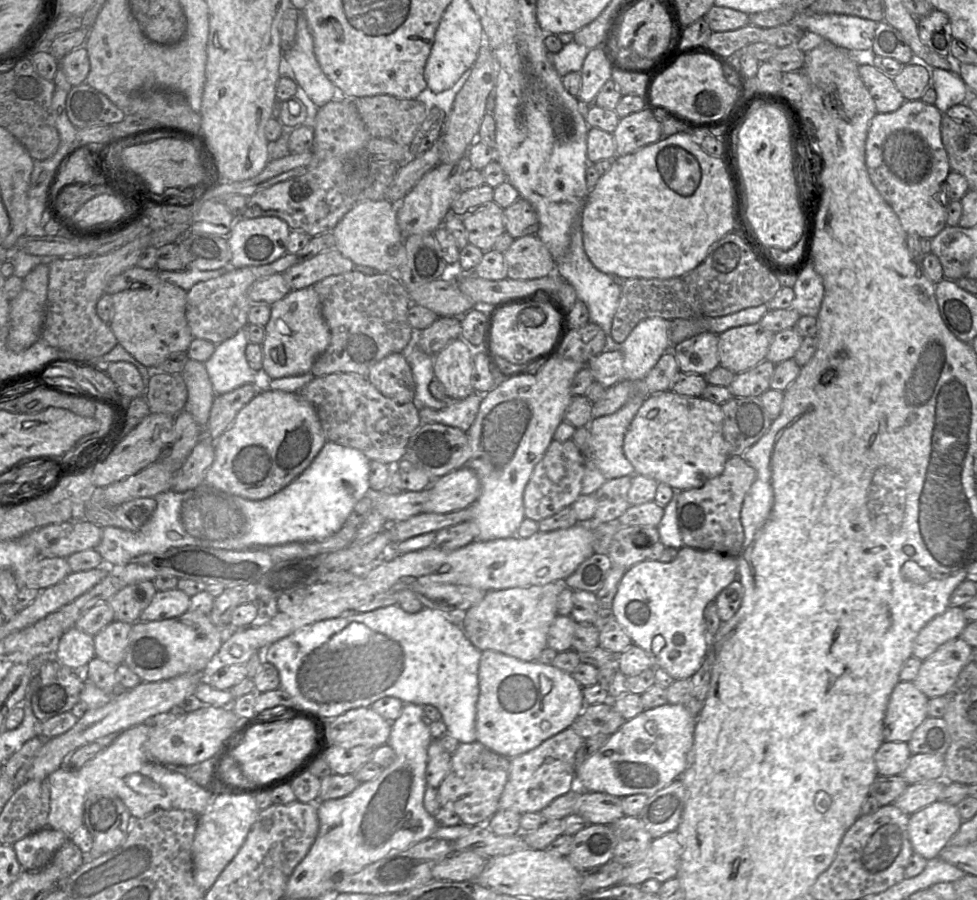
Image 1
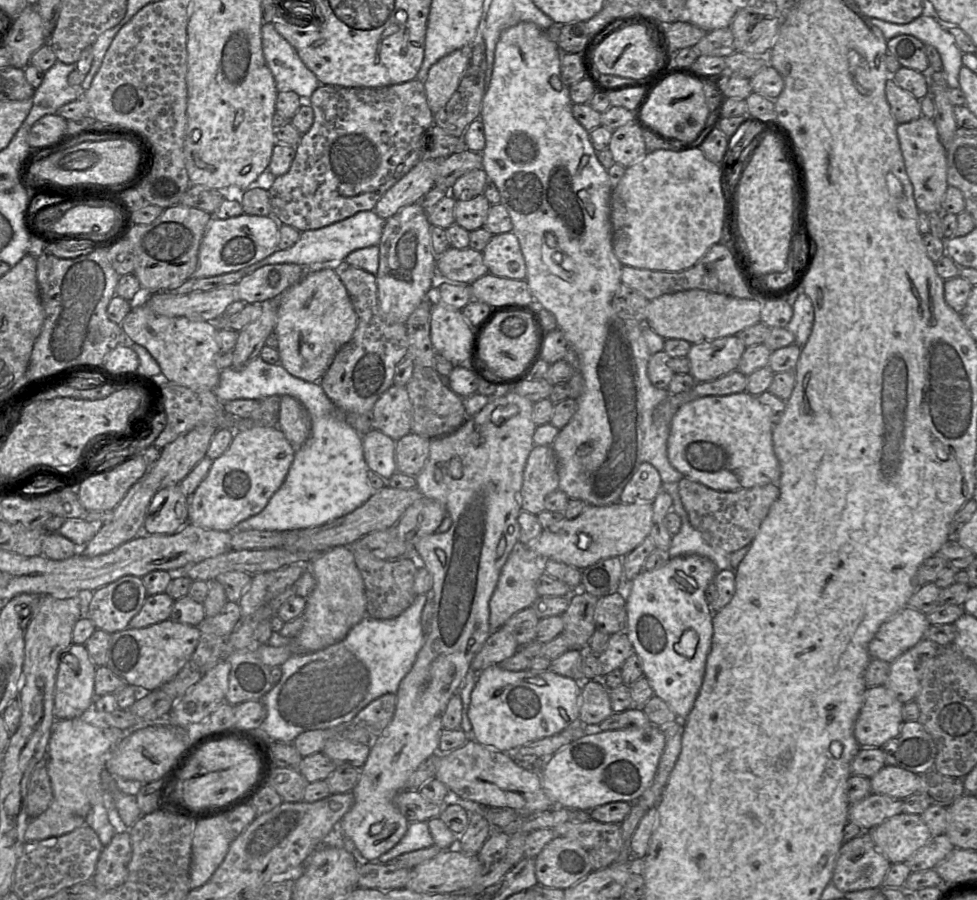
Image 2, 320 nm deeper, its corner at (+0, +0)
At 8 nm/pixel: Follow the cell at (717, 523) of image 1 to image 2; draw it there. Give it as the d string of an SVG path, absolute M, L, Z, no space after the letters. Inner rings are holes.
M683 477L678 482L678 487L692 526L707 543L728 554L751 545L771 506L780 495L779 485L772 483L735 491L718 491Z

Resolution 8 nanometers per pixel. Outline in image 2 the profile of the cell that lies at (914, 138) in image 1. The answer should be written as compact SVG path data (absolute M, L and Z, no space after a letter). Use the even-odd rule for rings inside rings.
M923 115L897 125L897 136L907 175L913 185L914 199L920 212L942 212L941 206L949 186L947 182L947 150L941 143L934 119Z

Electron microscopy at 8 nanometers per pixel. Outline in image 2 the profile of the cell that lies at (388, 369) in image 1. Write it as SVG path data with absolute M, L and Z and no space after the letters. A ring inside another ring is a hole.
M392 385L375 402L371 413L373 429L394 441L411 432L412 404L405 386Z

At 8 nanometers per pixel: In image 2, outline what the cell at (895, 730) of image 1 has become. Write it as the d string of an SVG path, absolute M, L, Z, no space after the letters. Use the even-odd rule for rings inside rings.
M884 686L867 687L854 727L854 736L859 746L881 748L896 737L904 723L903 705Z

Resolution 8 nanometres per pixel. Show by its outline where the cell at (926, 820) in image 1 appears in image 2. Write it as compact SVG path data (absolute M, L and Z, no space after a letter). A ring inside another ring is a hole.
M898 814L868 832L878 849L891 864L904 863L918 849L923 847L932 838L930 831L923 822L920 815L916 814Z

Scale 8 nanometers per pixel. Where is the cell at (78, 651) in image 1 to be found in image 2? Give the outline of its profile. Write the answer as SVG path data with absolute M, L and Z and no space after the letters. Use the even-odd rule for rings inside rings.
M72 643L60 655L54 695L55 719L80 717L92 706L96 668L84 644Z

